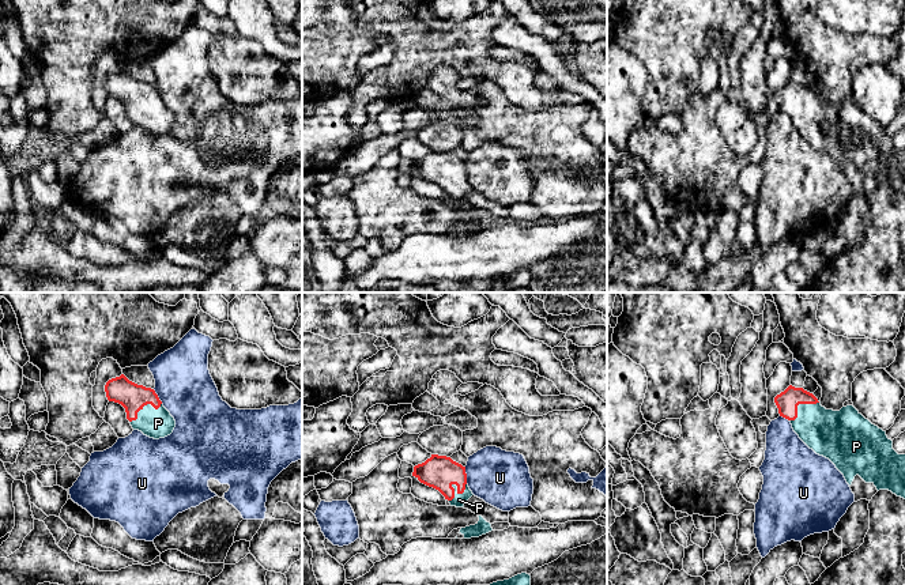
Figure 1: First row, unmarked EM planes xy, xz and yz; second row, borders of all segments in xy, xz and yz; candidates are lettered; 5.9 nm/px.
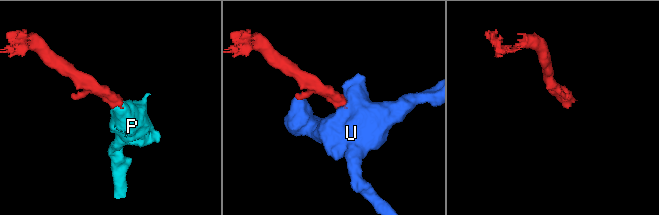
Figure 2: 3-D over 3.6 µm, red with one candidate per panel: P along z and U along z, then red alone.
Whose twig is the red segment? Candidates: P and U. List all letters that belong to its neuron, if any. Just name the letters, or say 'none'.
P

